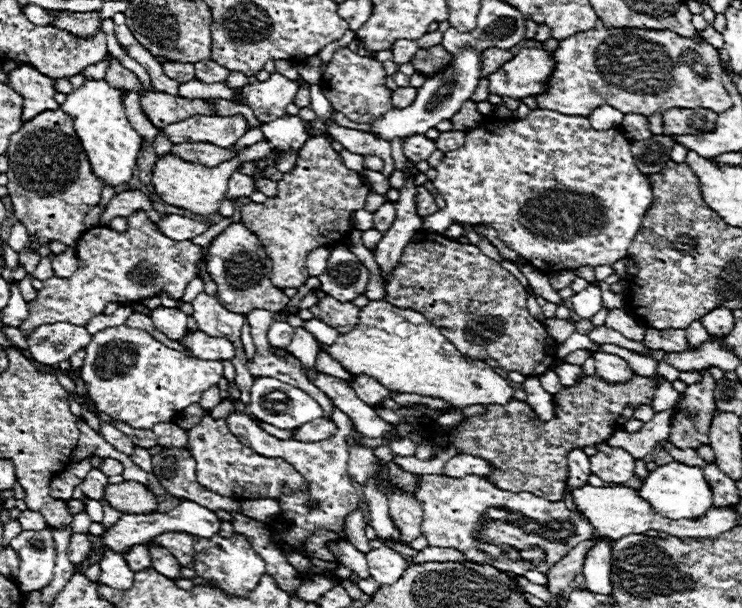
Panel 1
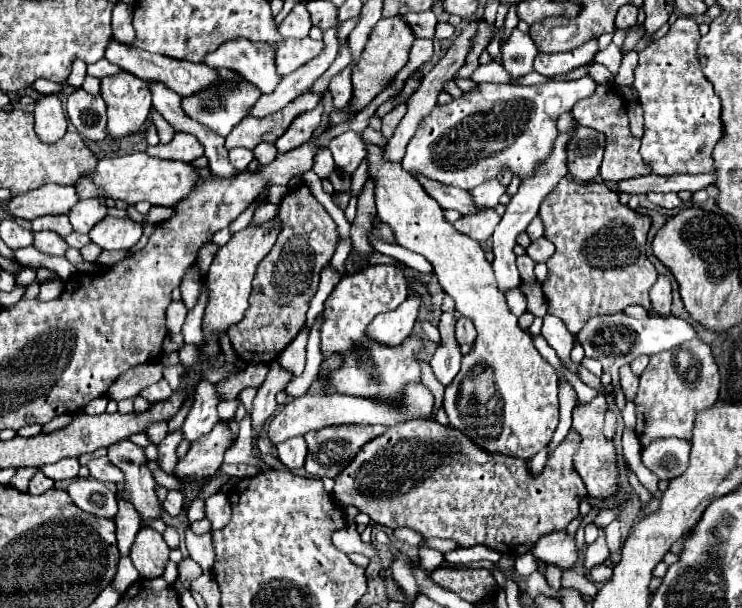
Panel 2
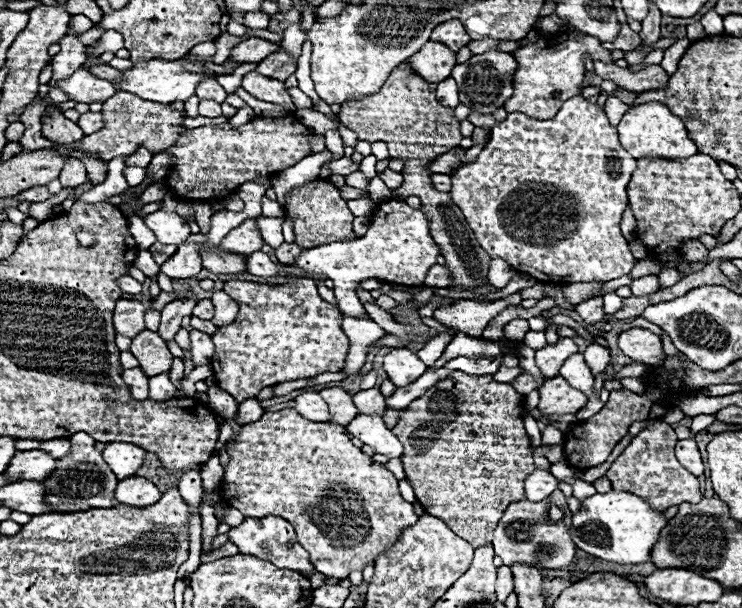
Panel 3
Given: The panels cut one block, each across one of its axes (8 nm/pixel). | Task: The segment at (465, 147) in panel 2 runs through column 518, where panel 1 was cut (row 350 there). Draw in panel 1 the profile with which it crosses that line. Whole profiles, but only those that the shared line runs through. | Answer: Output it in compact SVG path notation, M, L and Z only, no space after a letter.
M114 326L96 332L90 340L90 346L86 346L84 350L86 358L80 368L82 380L86 382L88 392L96 402L96 408L110 414L114 420L130 424L132 428L152 428L158 422L172 422L178 412L182 412L190 404L200 402L202 392L216 386L224 370L222 360L198 360L194 356L186 356L154 340L148 332L128 326Z

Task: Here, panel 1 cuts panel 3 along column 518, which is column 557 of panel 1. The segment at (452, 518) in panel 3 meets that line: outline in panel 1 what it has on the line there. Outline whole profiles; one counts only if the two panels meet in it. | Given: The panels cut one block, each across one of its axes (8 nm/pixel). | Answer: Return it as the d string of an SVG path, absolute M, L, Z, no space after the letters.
M586 376L578 384L570 388L562 388L562 392L554 394L554 418L550 422L540 422L534 414L534 410L520 400L512 400L506 406L486 406L486 414L482 416L470 416L456 428L452 428L450 444L466 454L478 454L480 458L486 458L496 466L496 472L488 478L494 486L510 492L530 492L536 496L542 496L546 500L560 500L564 492L564 482L568 478L568 458L566 454L572 448L584 448L586 444L600 444L606 442L606 438L616 430L620 412L626 404L632 404L634 408L640 404L650 404L654 398L654 382L644 376L634 376L626 384L606 384L602 378Z

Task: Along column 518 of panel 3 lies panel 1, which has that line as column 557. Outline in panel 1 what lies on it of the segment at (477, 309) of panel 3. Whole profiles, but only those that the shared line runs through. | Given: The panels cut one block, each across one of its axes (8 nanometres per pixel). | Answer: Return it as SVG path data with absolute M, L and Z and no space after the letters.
M532 264L520 266L520 272L526 276L526 280L528 280L528 284L530 284L530 288L532 288L534 294L538 294L538 296L542 296L542 298L546 298L548 302L554 302L554 304L562 304L562 302L564 302L564 300L558 296L558 292L550 286L548 276L542 274L540 270L536 270Z

